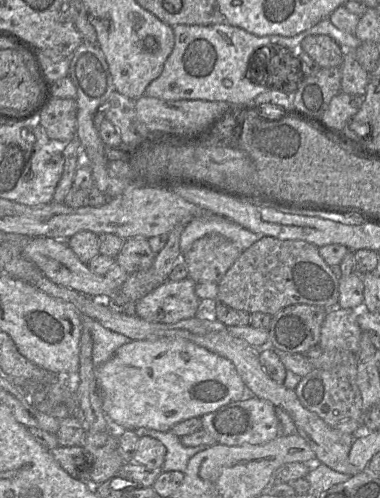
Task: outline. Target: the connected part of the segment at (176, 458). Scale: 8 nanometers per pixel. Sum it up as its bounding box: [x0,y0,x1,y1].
[135,428,210,473]

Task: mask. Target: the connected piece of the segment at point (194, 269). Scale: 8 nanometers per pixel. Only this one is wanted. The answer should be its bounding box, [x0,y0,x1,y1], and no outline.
[182,234,242,284]

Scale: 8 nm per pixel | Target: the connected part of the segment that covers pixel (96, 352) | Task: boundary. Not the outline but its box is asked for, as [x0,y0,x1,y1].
[90,322,132,367]

